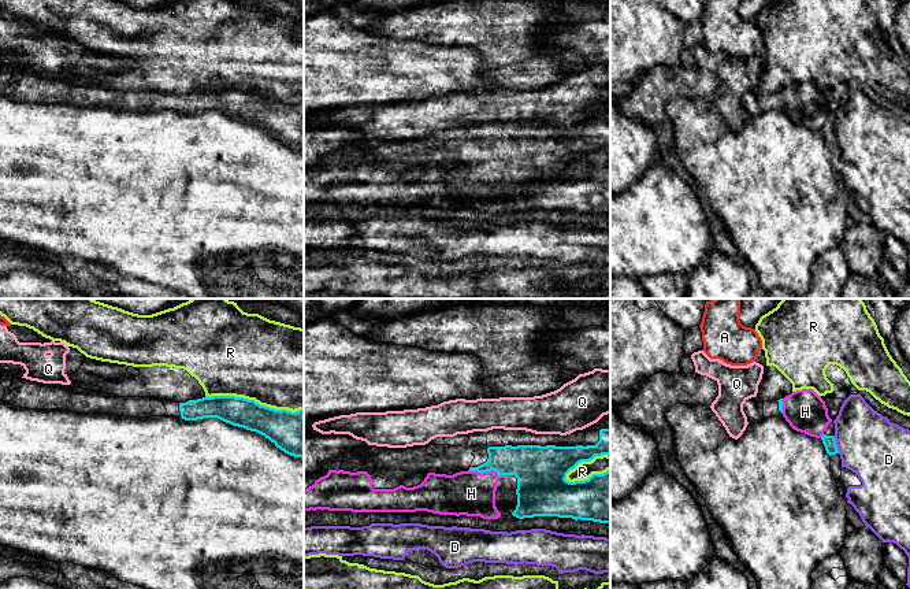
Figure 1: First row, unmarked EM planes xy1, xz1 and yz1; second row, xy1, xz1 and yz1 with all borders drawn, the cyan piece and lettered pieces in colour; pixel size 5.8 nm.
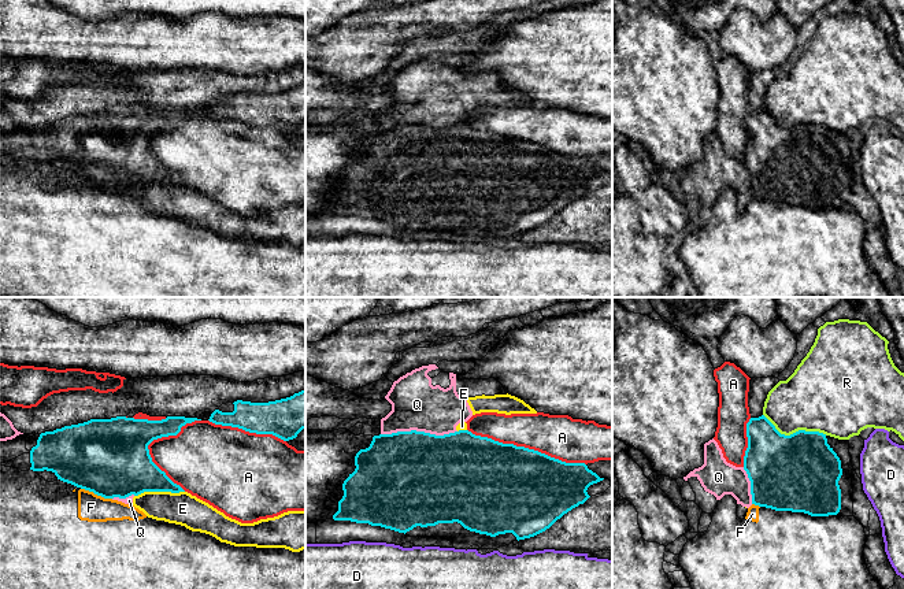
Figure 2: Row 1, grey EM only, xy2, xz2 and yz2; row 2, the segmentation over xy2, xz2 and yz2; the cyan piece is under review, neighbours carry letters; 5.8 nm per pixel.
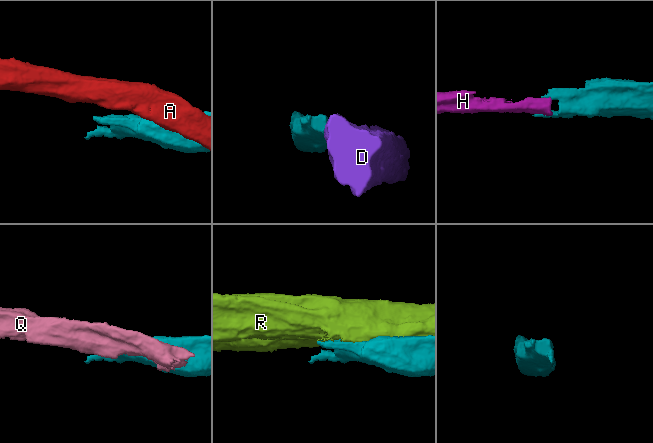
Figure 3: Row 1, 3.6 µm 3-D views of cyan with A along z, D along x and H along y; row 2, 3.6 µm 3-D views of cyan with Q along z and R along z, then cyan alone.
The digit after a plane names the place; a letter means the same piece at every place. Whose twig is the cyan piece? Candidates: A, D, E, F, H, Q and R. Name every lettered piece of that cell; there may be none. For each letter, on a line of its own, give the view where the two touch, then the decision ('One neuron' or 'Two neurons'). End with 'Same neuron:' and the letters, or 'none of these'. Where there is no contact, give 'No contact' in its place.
A: Touches cyan in xz2. Two neurons
D: Touches cyan in yz1. Two neurons
E: Touches cyan in xy2. Two neurons
F: Touches cyan in xy2. Two neurons
H: Touches cyan in xz1. One neuron
Q: Touches cyan in xz2. Two neurons
R: Touches cyan in xy1. Two neurons
Same neuron: H

